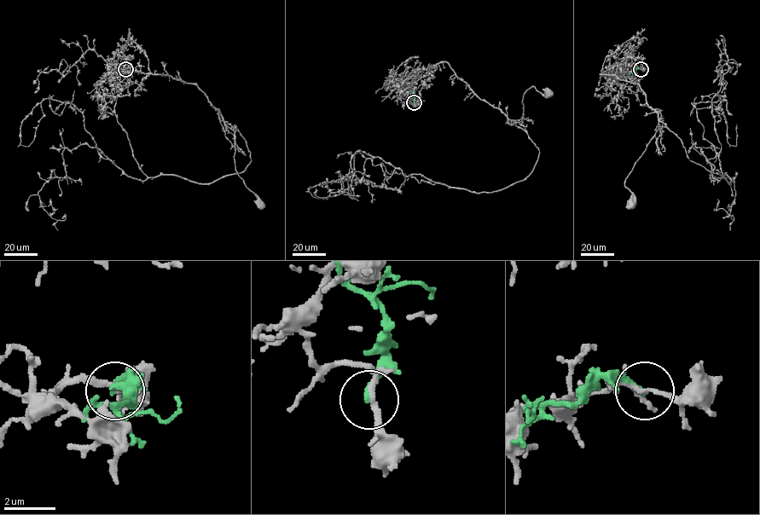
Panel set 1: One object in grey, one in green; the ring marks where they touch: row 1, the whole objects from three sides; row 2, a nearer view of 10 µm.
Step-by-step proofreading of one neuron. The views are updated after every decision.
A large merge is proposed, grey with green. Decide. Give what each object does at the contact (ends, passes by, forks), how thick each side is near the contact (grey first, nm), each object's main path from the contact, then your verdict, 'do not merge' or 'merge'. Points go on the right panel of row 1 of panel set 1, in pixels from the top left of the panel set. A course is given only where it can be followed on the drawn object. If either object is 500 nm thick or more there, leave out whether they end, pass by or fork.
grey passes by; green ends; calibres 170 and 190 nm; course grey (641, 69), (600, 73), (638, 84), (646, 102), (658, 113), (658, 130), (624, 181), (632, 193), (631, 204); course green (641, 69), (632, 70), (629, 75); do not merge

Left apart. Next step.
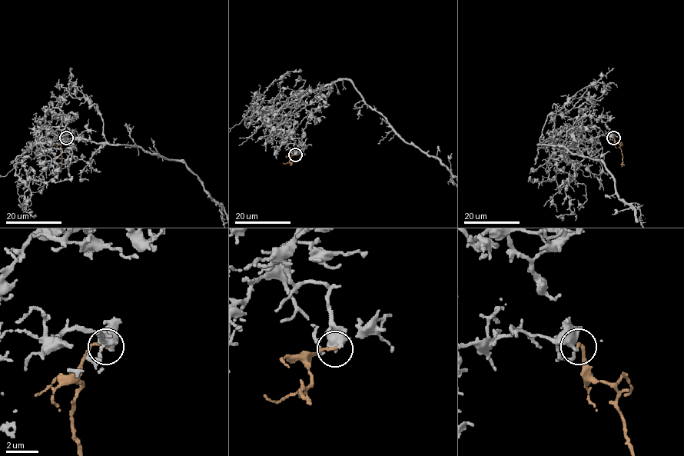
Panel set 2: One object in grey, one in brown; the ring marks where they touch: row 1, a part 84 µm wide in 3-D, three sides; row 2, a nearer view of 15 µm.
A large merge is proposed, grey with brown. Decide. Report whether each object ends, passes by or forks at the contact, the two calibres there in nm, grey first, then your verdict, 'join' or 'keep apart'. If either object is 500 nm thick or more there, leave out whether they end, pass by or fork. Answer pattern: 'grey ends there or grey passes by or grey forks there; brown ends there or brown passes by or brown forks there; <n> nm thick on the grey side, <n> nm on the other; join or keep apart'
grey ends there; brown ends there; 480 nm thick on the grey side, 160 nm on the other; join

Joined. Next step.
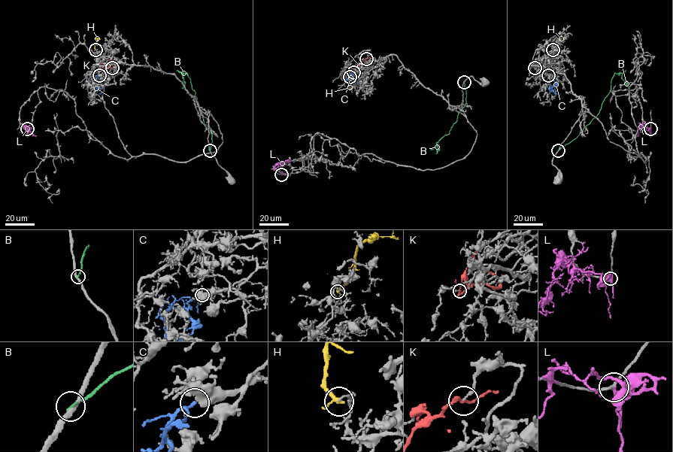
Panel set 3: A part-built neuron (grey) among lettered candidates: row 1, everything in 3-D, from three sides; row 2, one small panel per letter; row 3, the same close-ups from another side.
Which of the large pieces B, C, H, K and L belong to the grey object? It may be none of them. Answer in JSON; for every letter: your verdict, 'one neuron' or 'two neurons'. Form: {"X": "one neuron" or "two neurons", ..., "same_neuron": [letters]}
{"B": "two neurons", "C": "one neuron", "H": "two neurons", "K": "two neurons", "L": "two neurons", "same_neuron": ["C"]}

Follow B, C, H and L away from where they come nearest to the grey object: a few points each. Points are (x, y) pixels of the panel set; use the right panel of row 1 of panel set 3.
B: (558, 150), (574, 139), (597, 115), (610, 91), (614, 74), (622, 73), (622, 78), (629, 88)
C: (548, 75), (556, 79), (551, 89), (560, 94)
H: (553, 50), (557, 40), (565, 35)
L: (650, 128), (641, 125), (638, 135)

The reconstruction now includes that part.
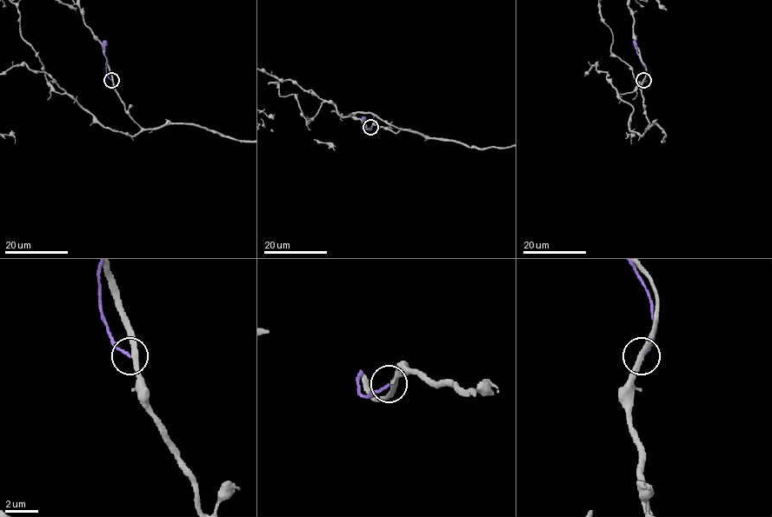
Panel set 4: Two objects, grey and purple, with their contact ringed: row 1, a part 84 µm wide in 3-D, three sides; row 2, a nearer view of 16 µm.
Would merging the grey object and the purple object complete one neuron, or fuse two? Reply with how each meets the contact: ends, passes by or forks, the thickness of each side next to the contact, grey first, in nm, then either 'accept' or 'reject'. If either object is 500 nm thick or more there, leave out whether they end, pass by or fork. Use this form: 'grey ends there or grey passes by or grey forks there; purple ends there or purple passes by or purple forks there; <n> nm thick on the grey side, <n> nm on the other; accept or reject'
grey passes by; purple ends there; 320 nm thick on the grey side, 140 nm on the other; reject

